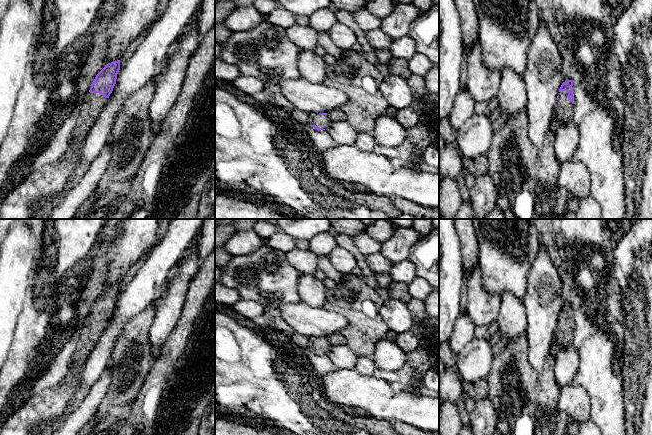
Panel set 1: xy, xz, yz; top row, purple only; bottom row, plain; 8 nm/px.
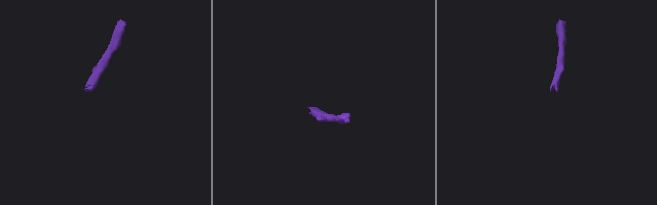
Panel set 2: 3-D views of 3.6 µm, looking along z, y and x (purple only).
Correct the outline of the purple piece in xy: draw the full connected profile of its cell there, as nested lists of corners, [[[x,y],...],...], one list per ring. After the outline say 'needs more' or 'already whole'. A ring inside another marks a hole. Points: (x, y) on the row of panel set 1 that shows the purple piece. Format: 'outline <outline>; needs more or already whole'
outline [[[117,60],[105,65],[96,75],[84,102],[77,112],[77,116],[84,130],[70,141],[66,152],[62,155],[63,158],[68,157],[70,154],[81,152],[86,131],[94,124],[98,115],[108,102],[108,98],[116,84],[119,70],[120,60]]]; needs more

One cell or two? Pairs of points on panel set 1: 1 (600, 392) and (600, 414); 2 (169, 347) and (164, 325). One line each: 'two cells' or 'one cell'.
1: one cell
2: two cells

